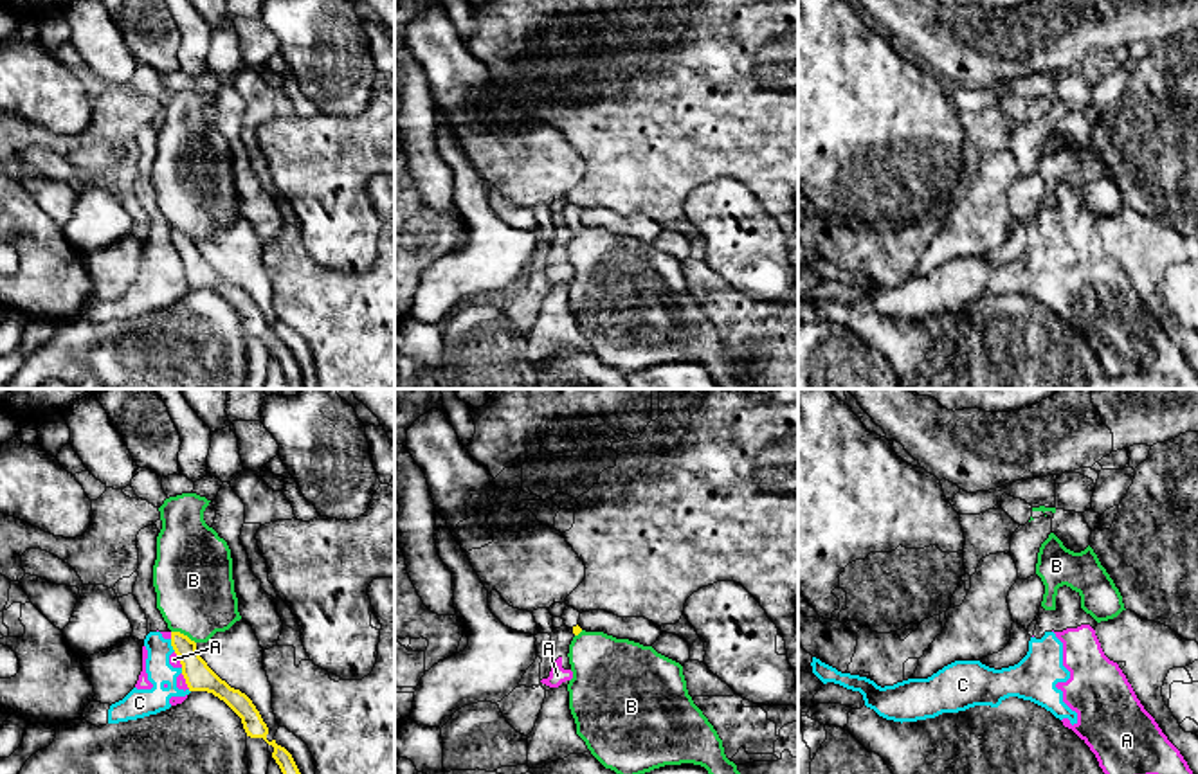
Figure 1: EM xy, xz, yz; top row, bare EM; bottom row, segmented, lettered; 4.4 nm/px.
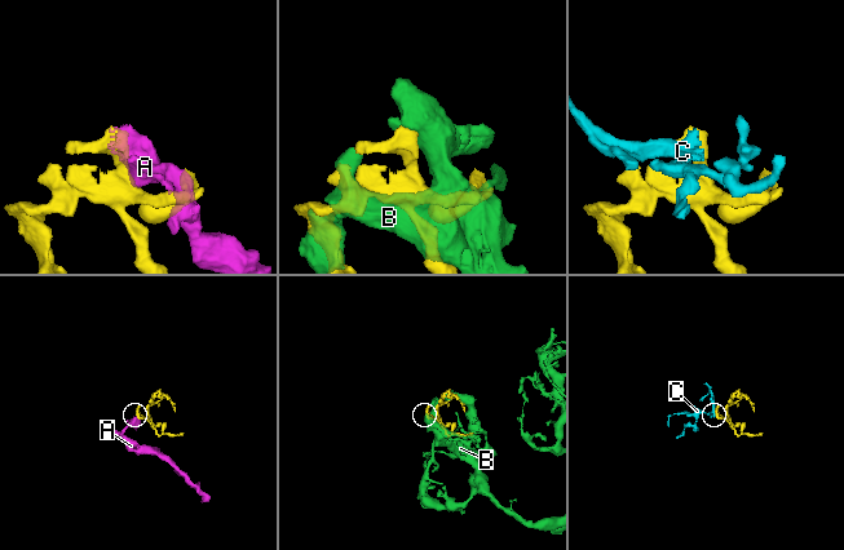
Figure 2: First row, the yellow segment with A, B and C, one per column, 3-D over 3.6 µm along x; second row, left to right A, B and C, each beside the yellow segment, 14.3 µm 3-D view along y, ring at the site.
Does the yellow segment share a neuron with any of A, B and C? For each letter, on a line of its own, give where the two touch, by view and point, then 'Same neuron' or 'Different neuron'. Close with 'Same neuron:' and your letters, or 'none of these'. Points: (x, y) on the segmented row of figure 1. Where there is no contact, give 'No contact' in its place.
A: Touches yellow at xy (179, 659). Different neuron
B: Touches yellow at xy (182, 634). Different neuron
C: Touches yellow at xy (172, 645). Different neuron
Same neuron: none of these

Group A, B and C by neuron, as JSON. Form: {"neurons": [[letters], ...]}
{"neurons": [["A", "C"], ["B"]]}

